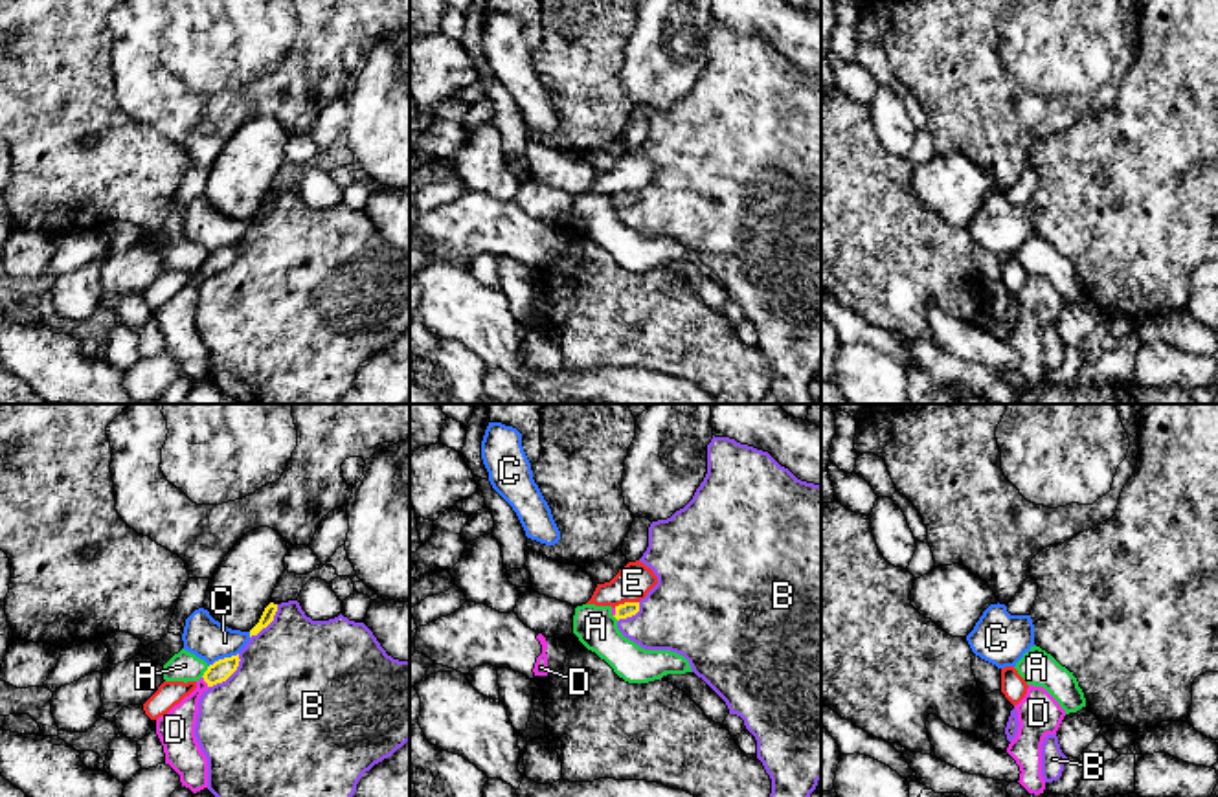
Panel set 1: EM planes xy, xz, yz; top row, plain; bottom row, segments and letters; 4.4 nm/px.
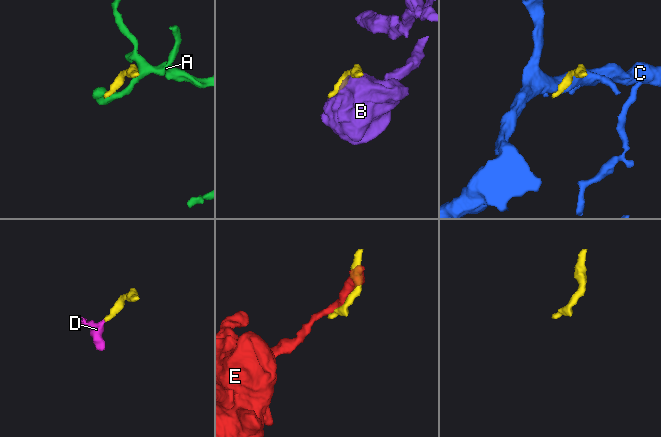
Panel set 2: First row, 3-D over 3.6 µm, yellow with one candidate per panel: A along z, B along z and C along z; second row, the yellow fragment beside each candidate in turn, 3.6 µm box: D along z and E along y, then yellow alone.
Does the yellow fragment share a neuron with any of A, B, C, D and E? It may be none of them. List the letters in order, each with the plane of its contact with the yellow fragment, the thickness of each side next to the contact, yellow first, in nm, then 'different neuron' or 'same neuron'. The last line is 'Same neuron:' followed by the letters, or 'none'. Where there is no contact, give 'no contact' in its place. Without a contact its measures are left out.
A: meets yellow in xy; 90 nm thick on the yellow side, 130 nm on the other; different neuron
B: meets yellow in xy; 90 nm thick on the yellow side, 500 nm on the other; different neuron
C: meets yellow in xy; 90 nm thick on the yellow side, 180 nm on the other; different neuron
D: meets yellow in xy; 90 nm thick on the yellow side, 160 nm on the other; same neuron
E: meets yellow in xz; 70 nm thick on the yellow side, 160 nm on the other; different neuron
Same neuron: D

